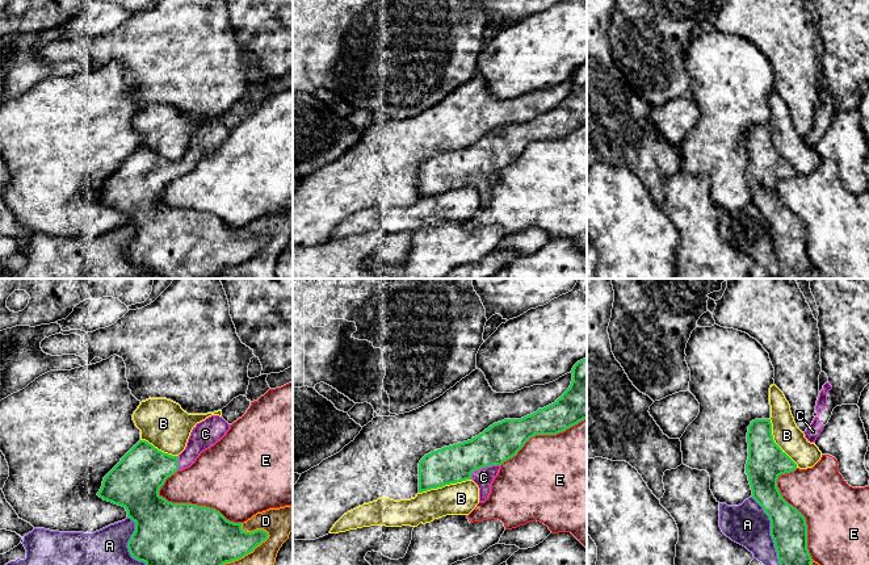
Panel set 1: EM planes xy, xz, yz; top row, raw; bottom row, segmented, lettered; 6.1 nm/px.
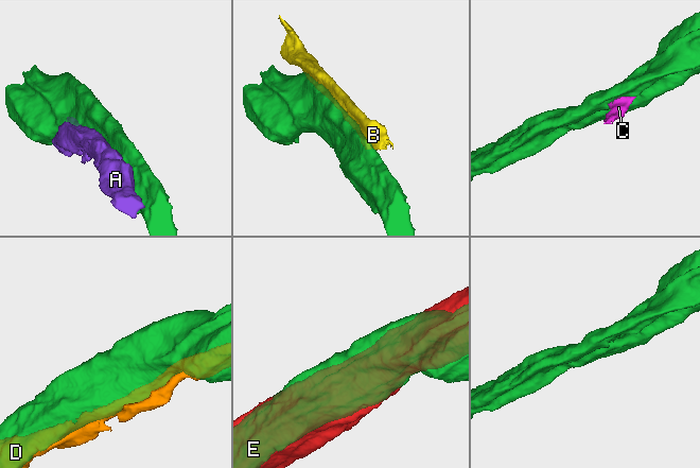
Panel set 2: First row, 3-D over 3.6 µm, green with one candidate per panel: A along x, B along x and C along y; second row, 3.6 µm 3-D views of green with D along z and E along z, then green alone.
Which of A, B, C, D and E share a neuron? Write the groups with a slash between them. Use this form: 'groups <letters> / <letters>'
groups A / B / C / D / E

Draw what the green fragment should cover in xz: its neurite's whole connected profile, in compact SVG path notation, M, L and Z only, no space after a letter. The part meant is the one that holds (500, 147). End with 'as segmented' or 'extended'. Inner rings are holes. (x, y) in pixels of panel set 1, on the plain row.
M587 63L578 67L571 79L570 93L554 109L521 125L504 125L494 129L471 146L425 160L419 168L419 198L473 185L479 193L479 208L484 208L491 198L491 189L498 181L500 171L516 162L530 143L557 141L587 125Z; extended

